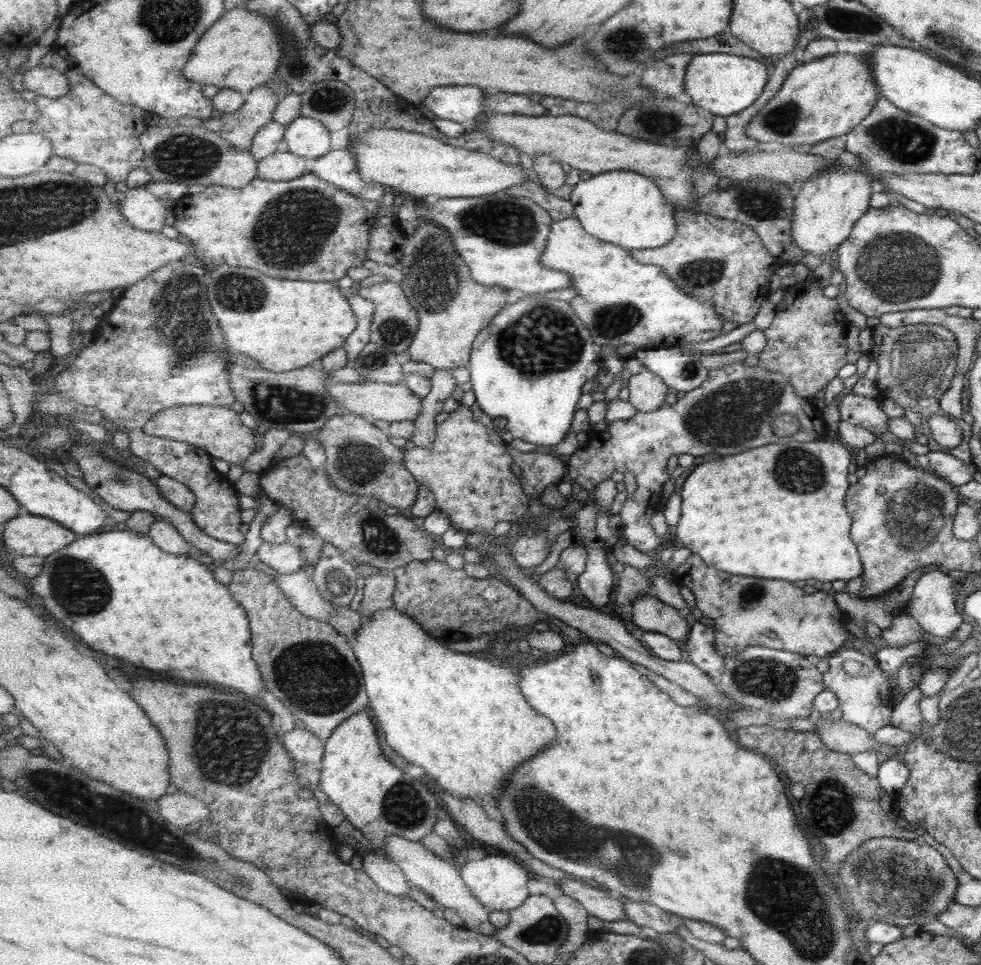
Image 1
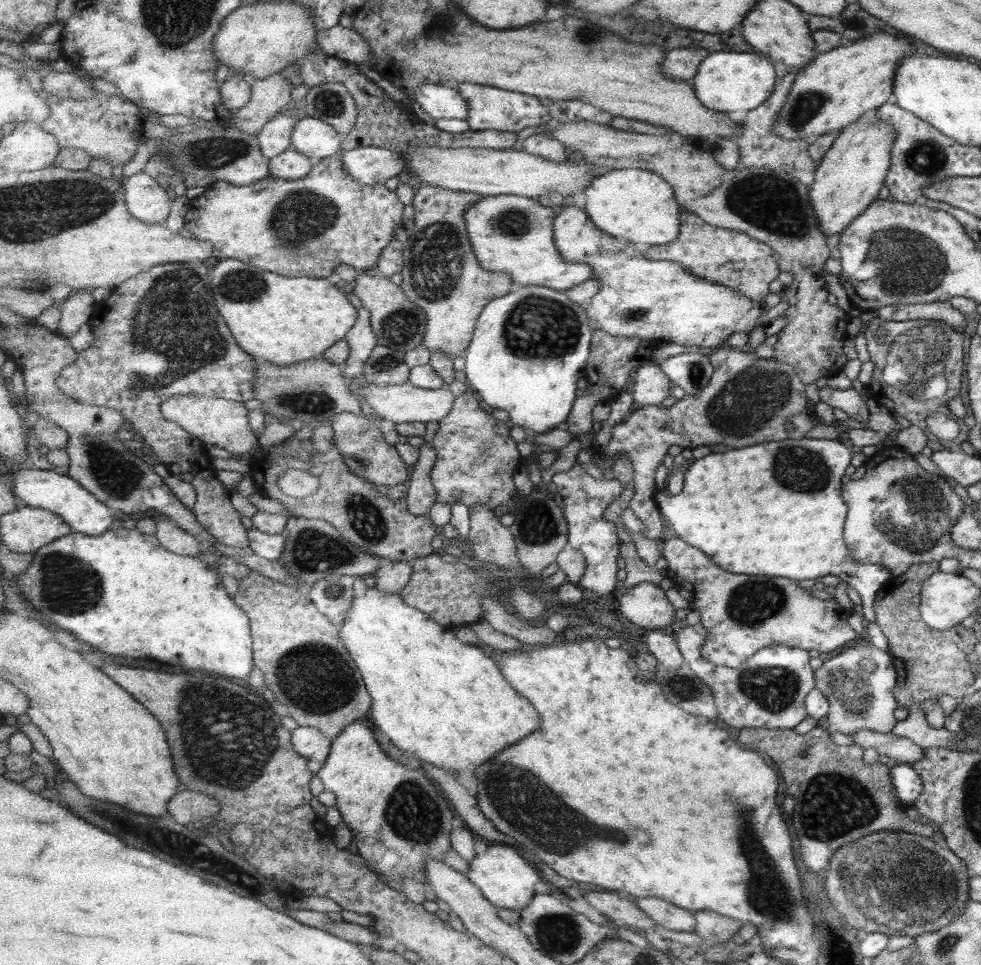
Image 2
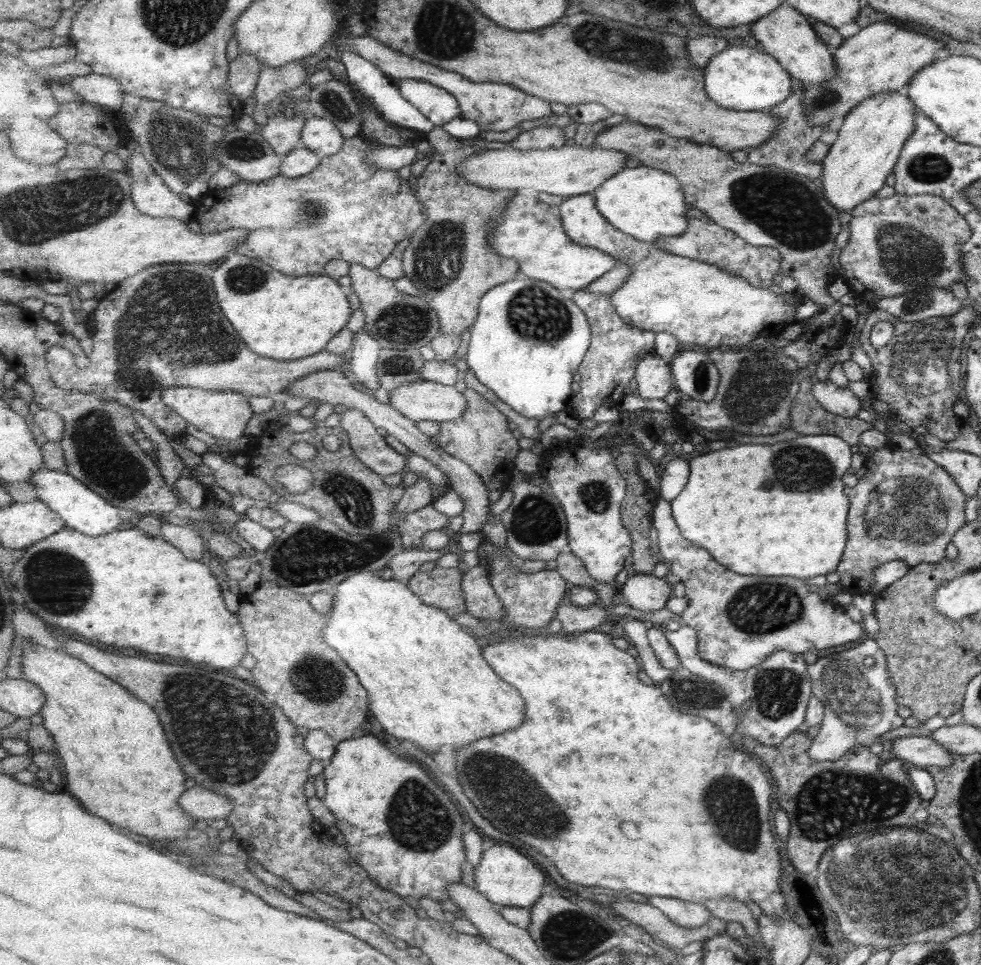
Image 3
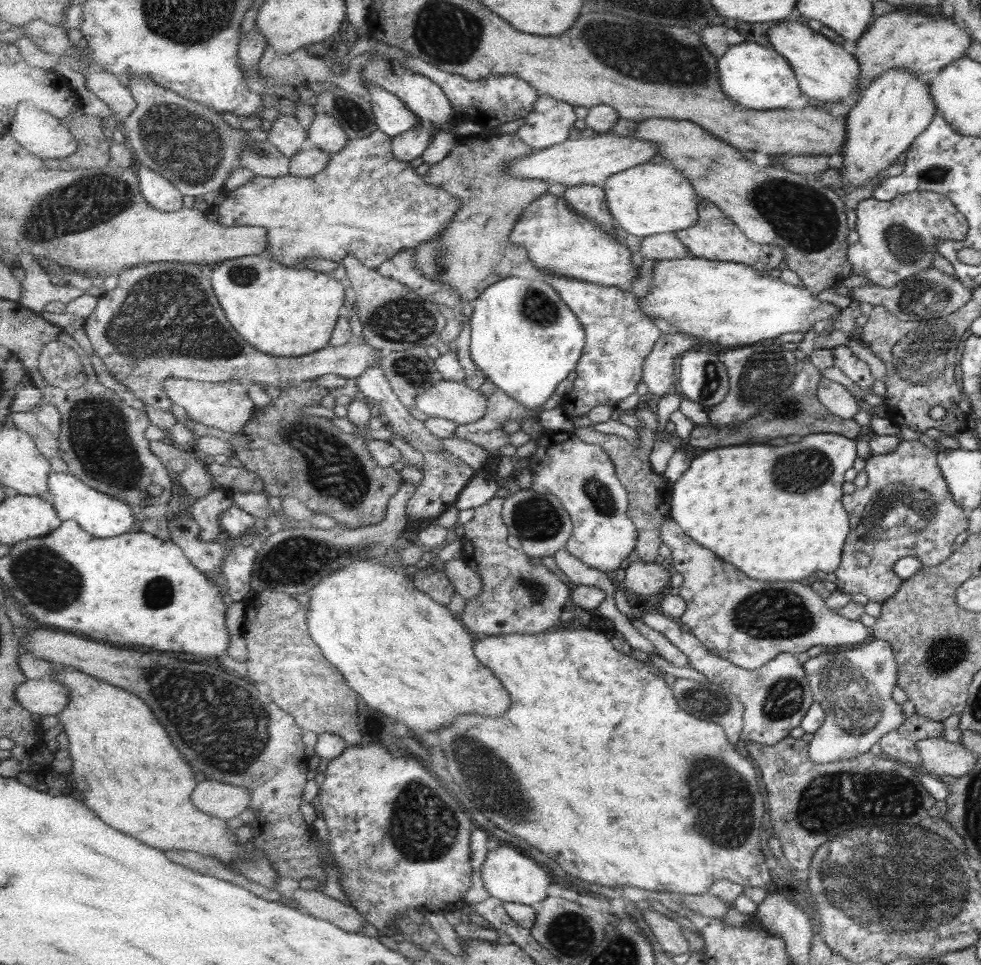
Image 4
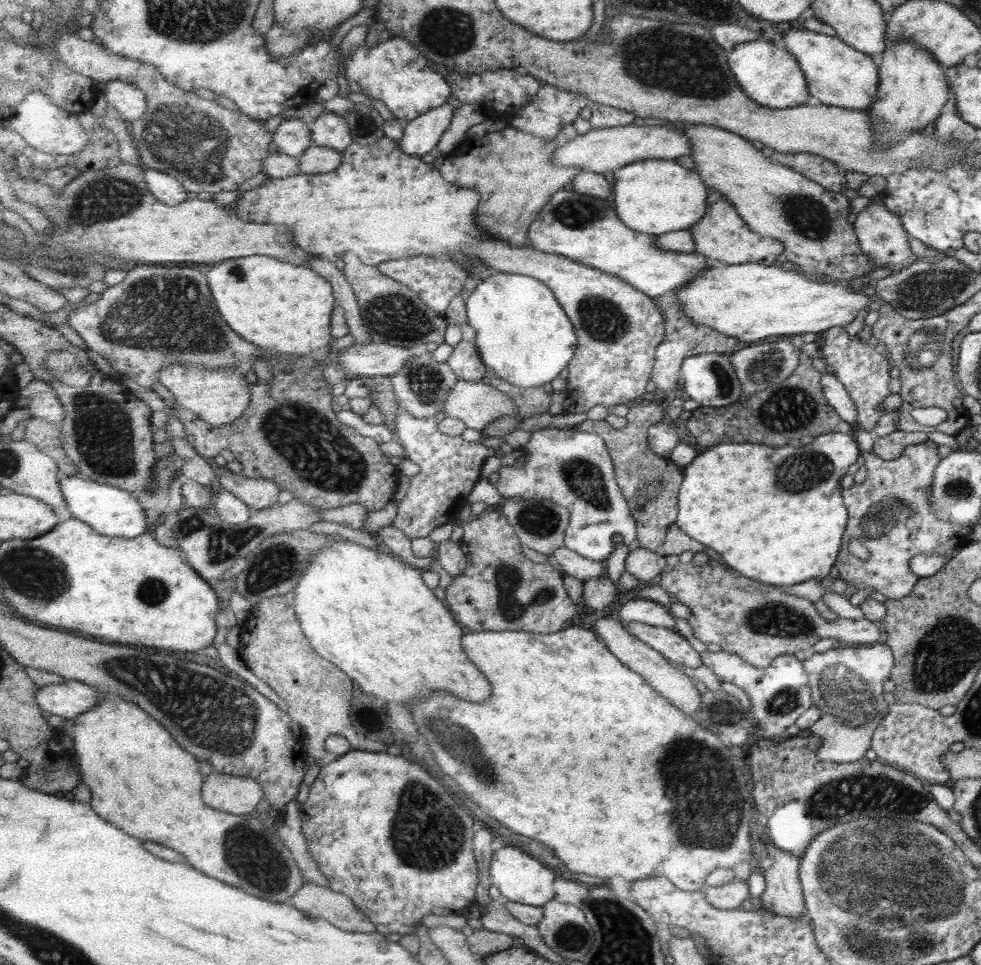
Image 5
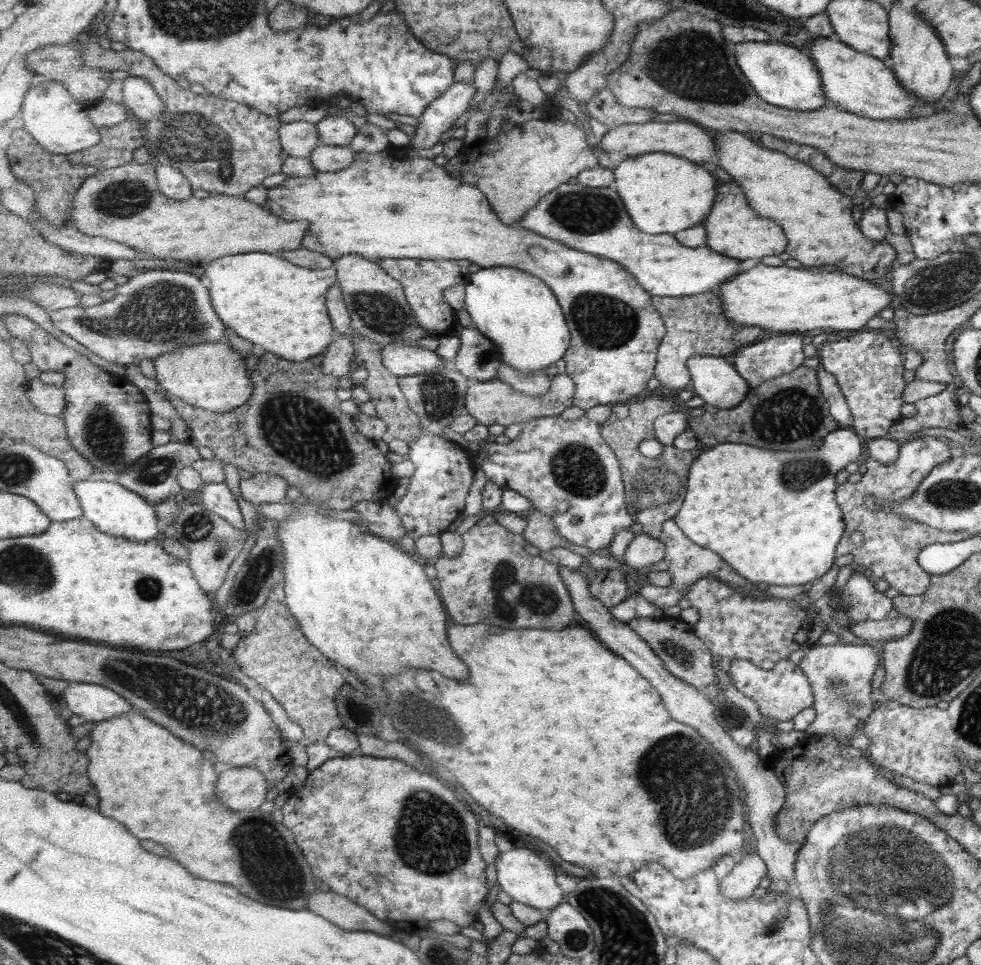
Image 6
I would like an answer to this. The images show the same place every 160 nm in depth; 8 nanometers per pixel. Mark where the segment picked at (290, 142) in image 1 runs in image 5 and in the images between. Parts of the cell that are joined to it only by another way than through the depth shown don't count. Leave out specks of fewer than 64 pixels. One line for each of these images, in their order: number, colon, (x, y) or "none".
2: (317, 139)
3: (322, 136)
4: (326, 133)
5: (330, 130)

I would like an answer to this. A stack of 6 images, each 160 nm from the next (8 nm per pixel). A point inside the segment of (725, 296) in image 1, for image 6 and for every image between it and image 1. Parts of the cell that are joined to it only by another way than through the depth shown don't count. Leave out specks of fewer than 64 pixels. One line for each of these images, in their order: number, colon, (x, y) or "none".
2: (727, 257)
3: (706, 241)
4: (715, 237)
5: (722, 236)
6: (735, 230)

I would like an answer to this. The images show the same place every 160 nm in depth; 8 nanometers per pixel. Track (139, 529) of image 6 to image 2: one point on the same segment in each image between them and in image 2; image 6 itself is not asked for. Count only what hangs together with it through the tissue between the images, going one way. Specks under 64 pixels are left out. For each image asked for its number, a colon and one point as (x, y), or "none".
2: (49, 489)
3: (84, 510)
4: (101, 514)
5: (111, 510)

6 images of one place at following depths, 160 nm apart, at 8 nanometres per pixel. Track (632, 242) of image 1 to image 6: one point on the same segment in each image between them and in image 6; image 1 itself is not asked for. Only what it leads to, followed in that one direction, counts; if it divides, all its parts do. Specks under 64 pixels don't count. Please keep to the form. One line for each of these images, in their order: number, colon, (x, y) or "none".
2: (639, 205)
3: (650, 204)
4: (648, 199)
5: (655, 196)
6: (665, 193)

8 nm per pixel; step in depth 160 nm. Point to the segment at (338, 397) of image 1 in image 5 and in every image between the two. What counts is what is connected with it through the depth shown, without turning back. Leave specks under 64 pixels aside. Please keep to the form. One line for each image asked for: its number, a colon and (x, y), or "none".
2: (401, 403)
3: (421, 400)
4: (455, 401)
5: (478, 404)

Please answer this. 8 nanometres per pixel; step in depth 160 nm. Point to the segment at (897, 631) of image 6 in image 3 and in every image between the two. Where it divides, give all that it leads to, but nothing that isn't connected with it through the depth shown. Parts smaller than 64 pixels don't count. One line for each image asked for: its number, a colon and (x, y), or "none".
3: (737, 618)
4: (747, 621)
5: (758, 622)

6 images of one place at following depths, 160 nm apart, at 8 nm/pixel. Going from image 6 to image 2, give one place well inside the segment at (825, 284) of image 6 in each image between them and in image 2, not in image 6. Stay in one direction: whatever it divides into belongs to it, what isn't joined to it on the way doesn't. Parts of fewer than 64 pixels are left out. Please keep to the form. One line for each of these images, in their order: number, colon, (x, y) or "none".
2: (658, 300)
3: (700, 303)
4: (725, 303)
5: (753, 302)

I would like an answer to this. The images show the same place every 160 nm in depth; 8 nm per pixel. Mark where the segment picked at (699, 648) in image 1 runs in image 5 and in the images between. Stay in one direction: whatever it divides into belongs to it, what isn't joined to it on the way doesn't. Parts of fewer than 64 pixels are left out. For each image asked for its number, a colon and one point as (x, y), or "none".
2: (767, 691)
3: (771, 698)
4: (775, 697)
5: (779, 693)

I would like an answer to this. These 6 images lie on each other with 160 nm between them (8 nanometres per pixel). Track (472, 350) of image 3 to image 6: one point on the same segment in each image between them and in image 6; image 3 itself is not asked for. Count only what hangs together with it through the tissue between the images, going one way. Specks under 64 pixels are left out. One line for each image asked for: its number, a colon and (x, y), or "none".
4: (524, 337)
5: (524, 334)
6: (516, 309)

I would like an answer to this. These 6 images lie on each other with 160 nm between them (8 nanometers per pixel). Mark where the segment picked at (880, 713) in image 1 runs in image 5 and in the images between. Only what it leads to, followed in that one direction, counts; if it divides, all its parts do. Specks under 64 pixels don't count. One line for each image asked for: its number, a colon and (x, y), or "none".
2: (857, 683)
3: (858, 698)
4: (853, 687)
5: (846, 683)

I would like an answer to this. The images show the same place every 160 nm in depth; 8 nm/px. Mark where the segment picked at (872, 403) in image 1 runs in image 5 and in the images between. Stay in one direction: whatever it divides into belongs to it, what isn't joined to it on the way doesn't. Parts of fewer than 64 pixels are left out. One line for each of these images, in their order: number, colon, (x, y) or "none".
2: (854, 405)
3: (837, 400)
4: (833, 396)
5: (833, 391)

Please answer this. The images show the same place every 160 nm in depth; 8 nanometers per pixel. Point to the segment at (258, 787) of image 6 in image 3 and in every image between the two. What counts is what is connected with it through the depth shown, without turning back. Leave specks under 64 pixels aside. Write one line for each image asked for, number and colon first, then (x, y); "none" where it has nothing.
3: (204, 804)
4: (224, 800)
5: (237, 795)

